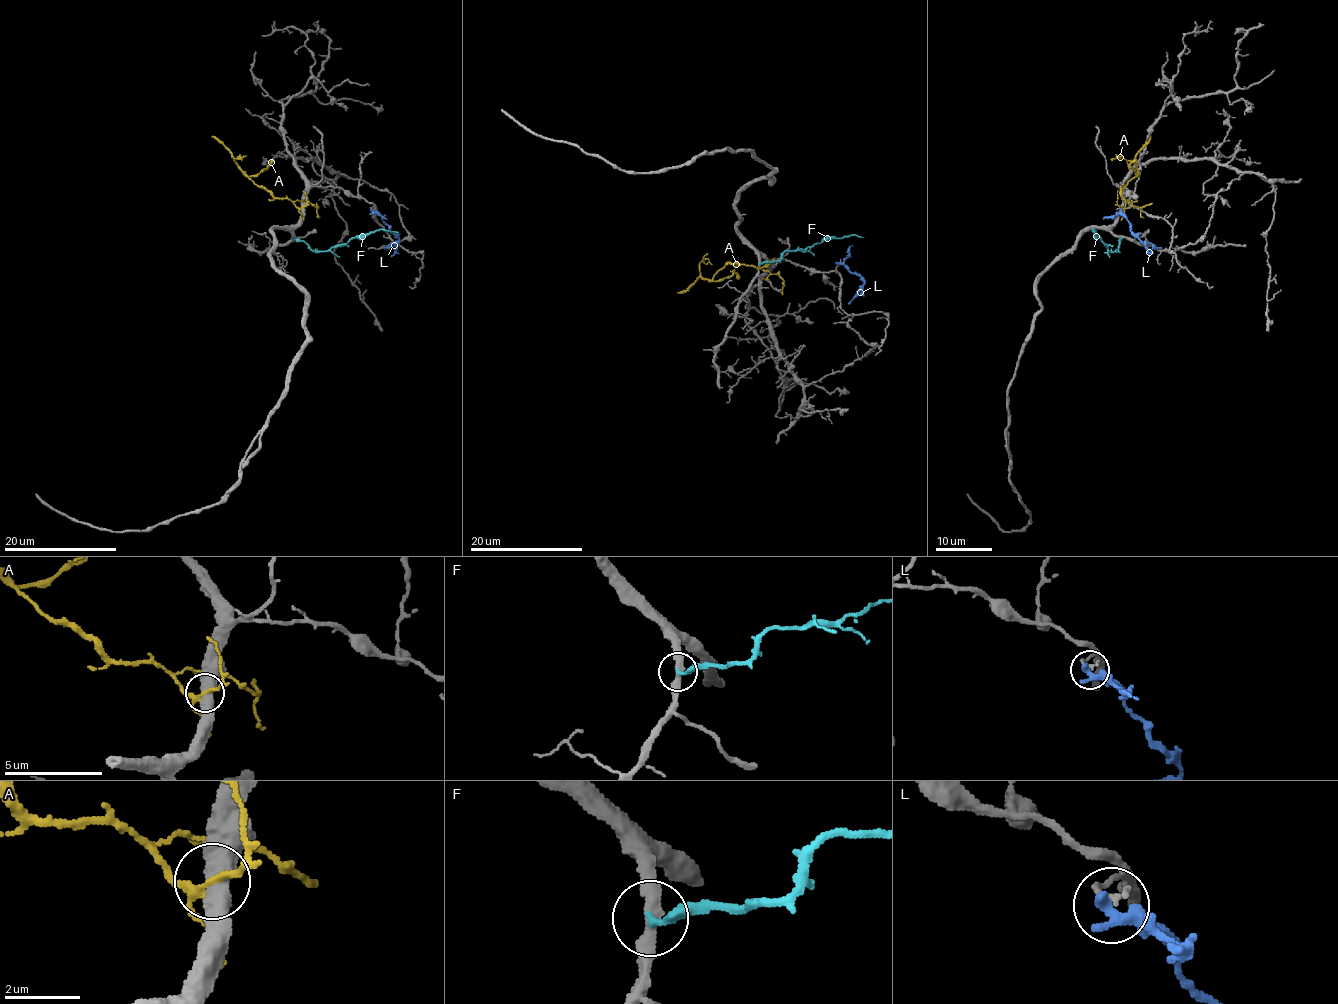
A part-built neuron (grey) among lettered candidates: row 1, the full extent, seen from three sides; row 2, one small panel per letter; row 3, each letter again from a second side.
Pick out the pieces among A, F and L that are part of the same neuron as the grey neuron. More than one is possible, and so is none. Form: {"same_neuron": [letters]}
{"same_neuron": []}

